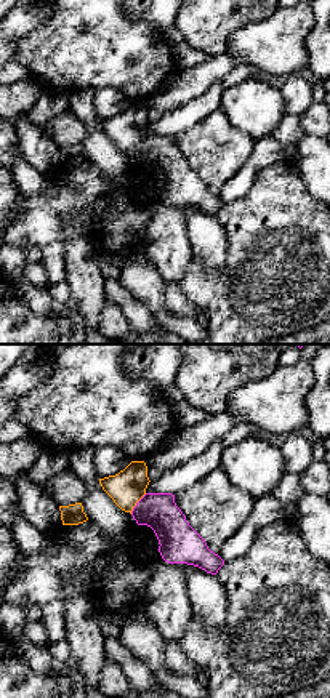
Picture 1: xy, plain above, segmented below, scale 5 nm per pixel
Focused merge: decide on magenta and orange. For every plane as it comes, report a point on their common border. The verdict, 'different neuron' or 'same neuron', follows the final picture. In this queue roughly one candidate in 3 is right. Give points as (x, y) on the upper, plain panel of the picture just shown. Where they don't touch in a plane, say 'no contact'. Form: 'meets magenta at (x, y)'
meets magenta at (136, 144)

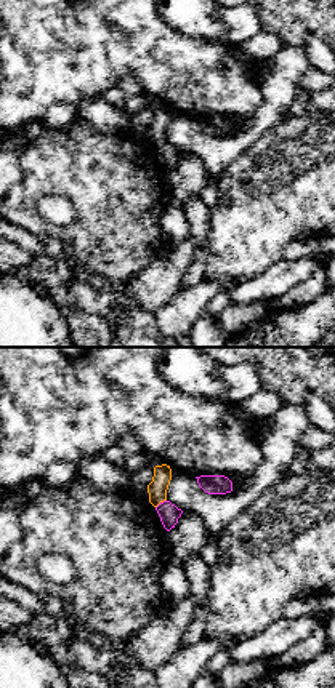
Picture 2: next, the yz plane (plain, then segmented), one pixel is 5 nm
meets magenta at (161, 144)

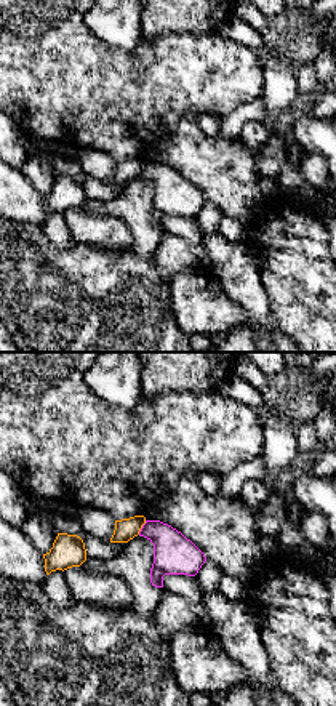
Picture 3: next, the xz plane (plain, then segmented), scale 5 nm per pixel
meets magenta at (143, 168)

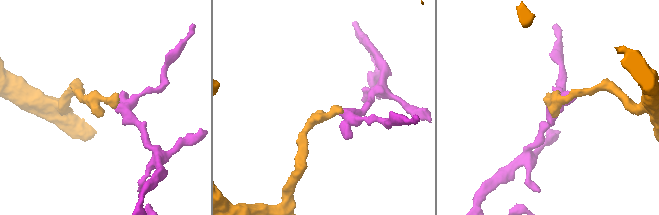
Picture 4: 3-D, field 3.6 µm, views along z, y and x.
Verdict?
different neuron

